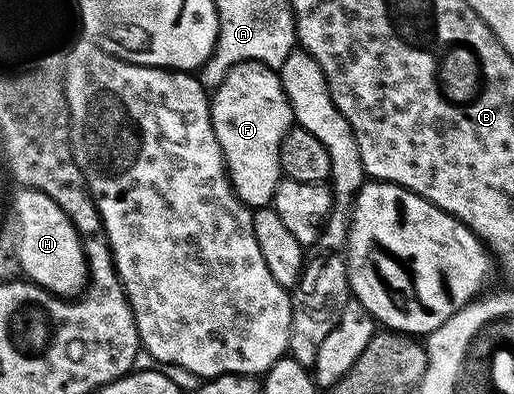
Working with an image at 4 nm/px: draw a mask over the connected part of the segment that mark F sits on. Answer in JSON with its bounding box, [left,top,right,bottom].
[209,62,295,207]

